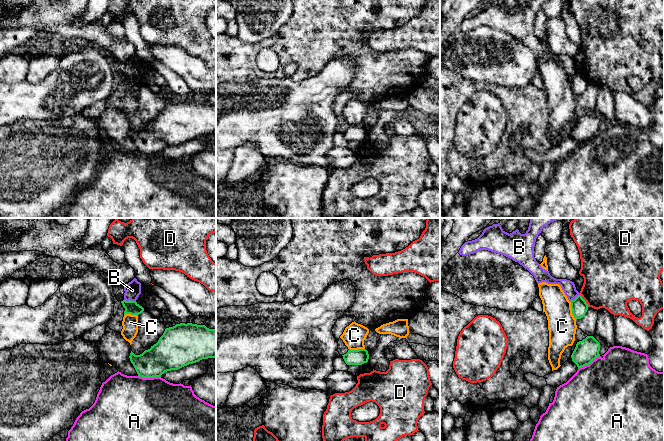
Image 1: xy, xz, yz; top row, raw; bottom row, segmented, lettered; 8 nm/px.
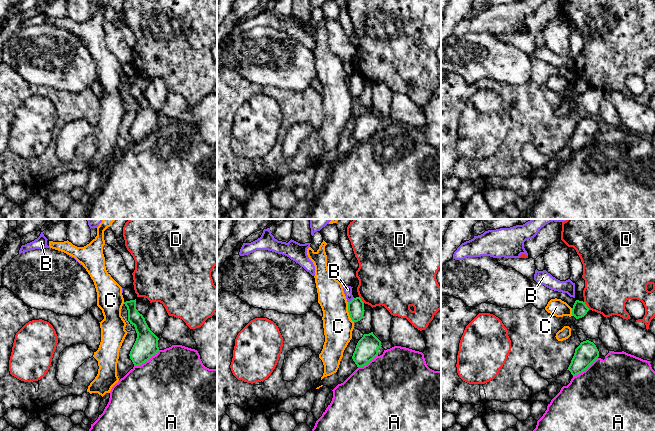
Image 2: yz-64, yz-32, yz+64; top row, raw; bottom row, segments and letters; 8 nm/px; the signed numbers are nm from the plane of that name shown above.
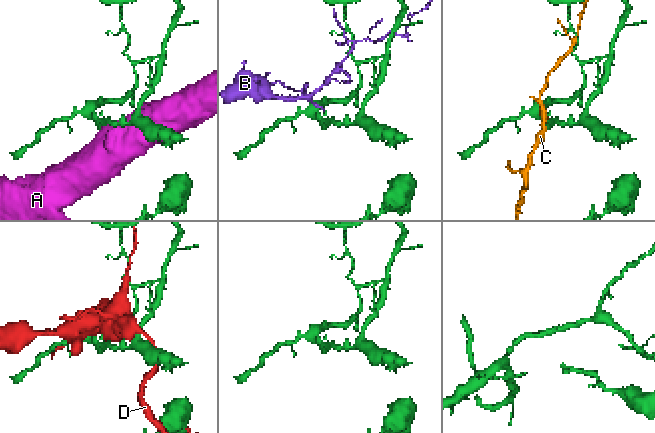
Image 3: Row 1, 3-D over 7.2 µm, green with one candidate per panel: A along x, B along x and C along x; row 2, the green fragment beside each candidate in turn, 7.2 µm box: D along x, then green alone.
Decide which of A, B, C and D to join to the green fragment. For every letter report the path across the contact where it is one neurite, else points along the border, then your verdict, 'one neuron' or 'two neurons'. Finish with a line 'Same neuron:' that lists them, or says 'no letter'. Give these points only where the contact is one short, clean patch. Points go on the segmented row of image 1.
A: two neurons
B: border xy (124, 299), (135, 301); two neurons
C: border yz (570, 302), (572, 315), (576, 319); two neurons
D: two neurons
Same neuron: no letter

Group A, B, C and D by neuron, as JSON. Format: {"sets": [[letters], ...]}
{"sets": [["A"], ["B"], ["C"], ["D"]]}

